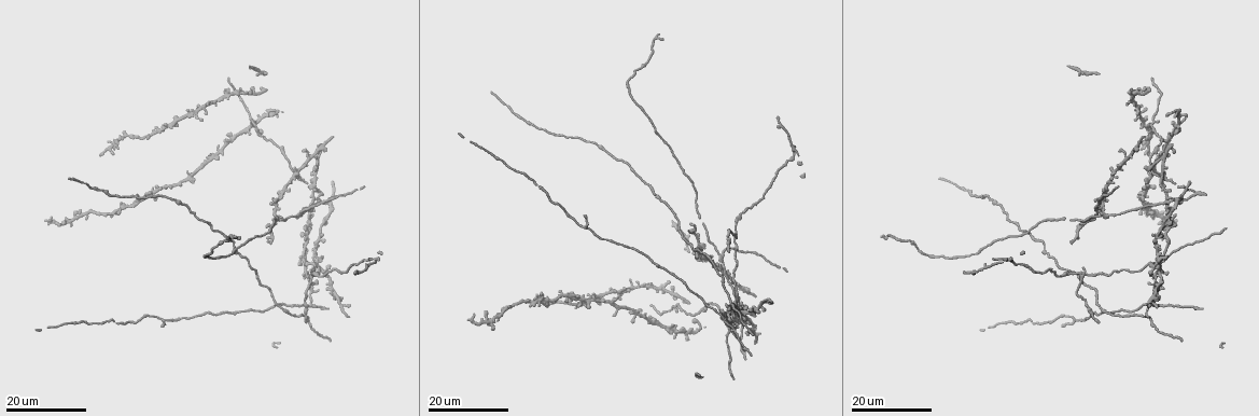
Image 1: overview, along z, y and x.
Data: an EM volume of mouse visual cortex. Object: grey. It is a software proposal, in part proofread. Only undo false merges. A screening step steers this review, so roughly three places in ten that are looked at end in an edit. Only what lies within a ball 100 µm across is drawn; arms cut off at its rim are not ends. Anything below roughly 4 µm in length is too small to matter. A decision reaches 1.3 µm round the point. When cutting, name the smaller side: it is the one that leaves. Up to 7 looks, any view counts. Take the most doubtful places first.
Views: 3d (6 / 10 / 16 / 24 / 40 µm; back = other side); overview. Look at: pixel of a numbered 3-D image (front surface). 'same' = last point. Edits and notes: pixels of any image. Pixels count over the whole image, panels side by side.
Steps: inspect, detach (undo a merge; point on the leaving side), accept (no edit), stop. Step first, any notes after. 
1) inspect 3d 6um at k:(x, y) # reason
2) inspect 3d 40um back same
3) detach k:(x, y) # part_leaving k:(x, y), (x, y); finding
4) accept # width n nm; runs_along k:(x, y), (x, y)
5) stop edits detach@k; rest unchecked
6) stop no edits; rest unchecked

inspect 3d 24um at 1:(735, 238) # looks like a crossing

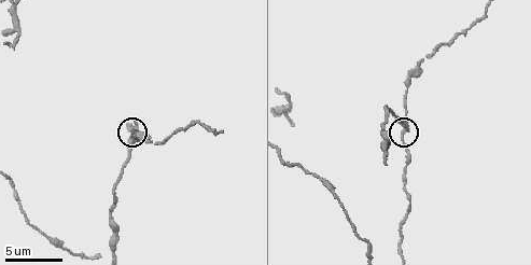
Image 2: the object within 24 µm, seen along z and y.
inspect 3d 10um at 2:(404, 128) # zoom in

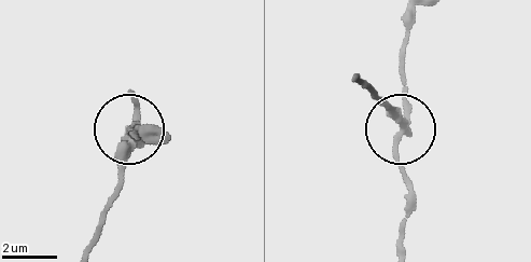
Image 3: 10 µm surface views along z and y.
detach 3:(122, 170) # side_arm 16 um; a second cell is stuck on

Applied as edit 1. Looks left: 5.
inspect overview

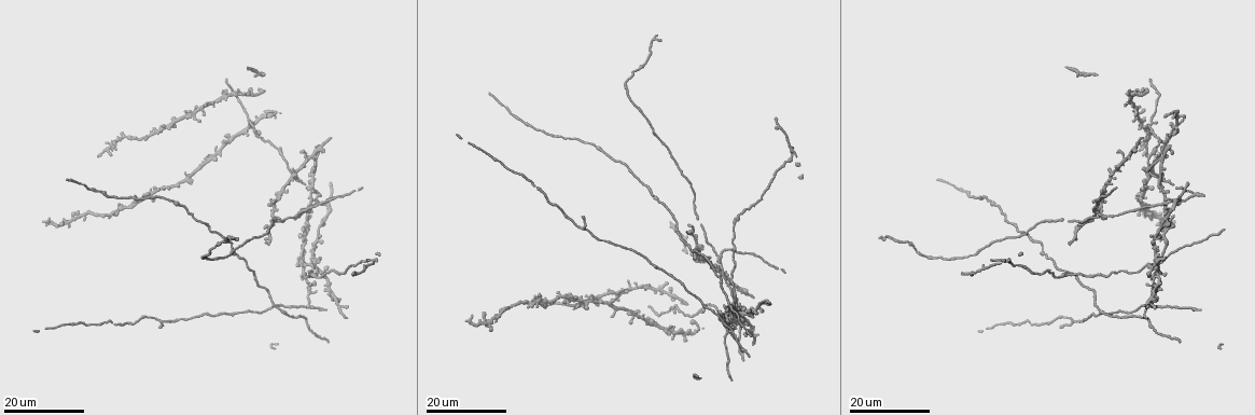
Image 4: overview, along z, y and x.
inspect 3d 16um at 4:(1084, 220) # branch point

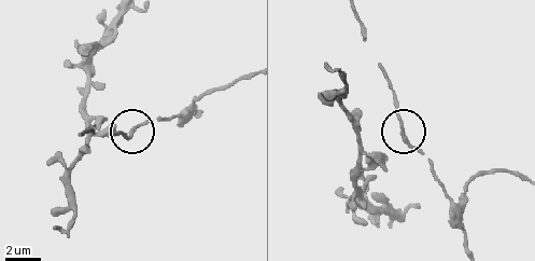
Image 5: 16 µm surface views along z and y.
inspect 3d 6um at 5:(403, 140)

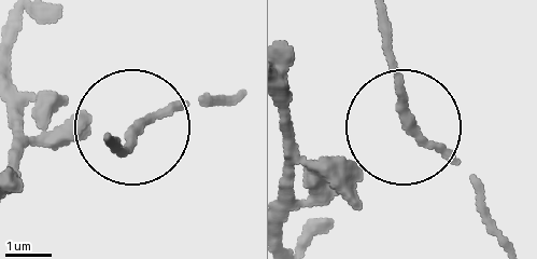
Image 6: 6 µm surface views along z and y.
accept # runs_along 6:(503, 235), (468, 177), (410, 135), (310, 185); all the same cell

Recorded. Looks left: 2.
inspect 3d 16um at 4:(297, 215) # three-way junction

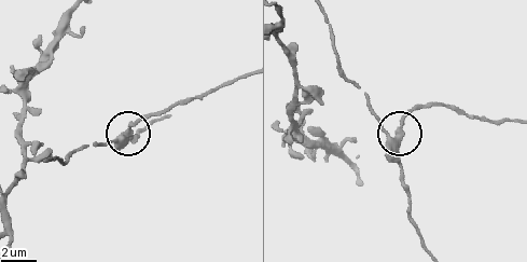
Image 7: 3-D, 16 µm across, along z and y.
inspect 3d 6um at 7:(126, 133)

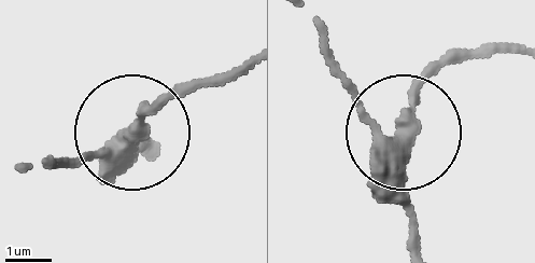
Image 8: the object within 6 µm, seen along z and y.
accept # arms 3; runs_along 8:(149, 148), (134, 128), (187, 86); one cell here

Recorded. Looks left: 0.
stop edits detach@3; rest unchecked

